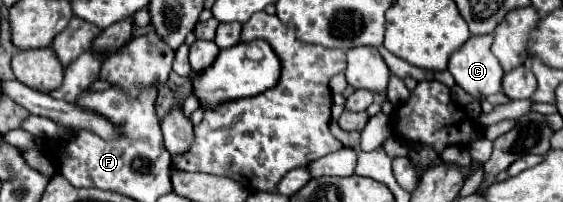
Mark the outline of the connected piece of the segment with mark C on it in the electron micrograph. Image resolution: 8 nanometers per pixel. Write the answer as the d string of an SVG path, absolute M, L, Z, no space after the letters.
M470 36L470 40L452 54L448 70L456 84L472 98L486 100L502 88L502 66L490 50L492 36Z

